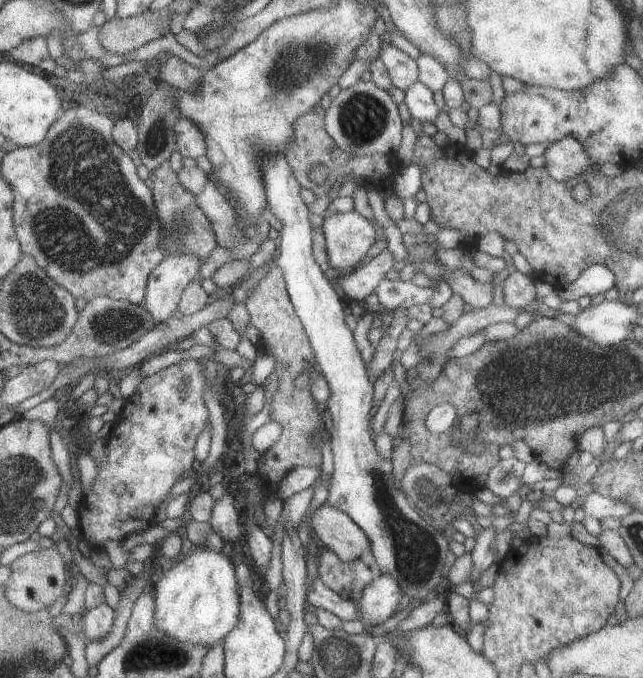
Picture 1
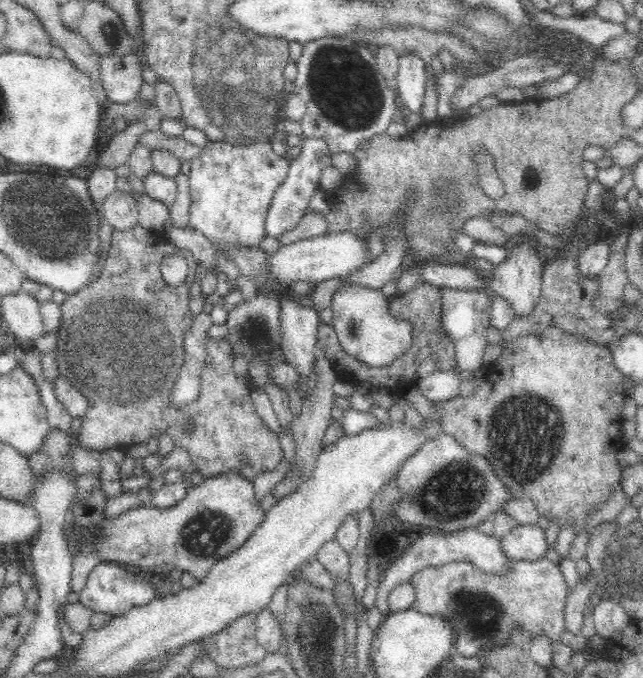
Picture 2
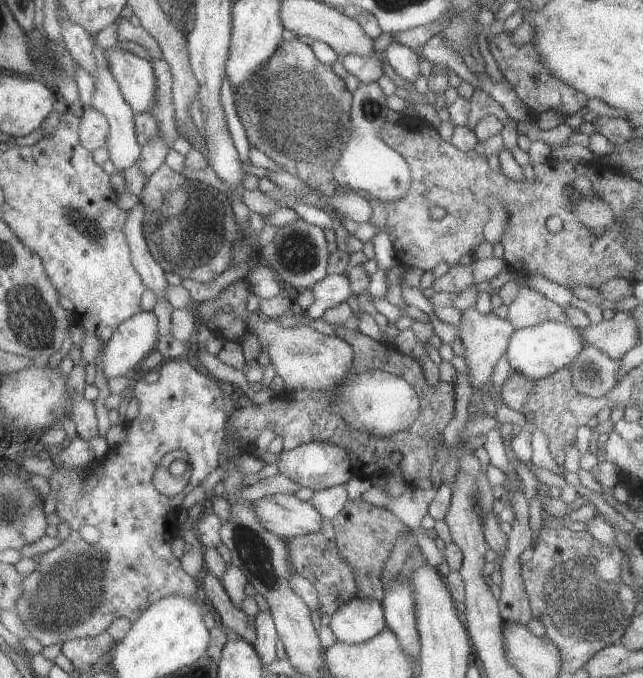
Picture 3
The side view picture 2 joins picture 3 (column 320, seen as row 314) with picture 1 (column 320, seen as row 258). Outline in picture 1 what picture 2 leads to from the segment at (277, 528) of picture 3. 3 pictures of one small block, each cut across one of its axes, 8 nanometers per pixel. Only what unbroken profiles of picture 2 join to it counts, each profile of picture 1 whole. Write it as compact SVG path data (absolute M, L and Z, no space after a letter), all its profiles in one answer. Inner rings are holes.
M326 503L314 510L309 521L318 540L342 561L358 560L363 552L371 550L366 532L344 512Z

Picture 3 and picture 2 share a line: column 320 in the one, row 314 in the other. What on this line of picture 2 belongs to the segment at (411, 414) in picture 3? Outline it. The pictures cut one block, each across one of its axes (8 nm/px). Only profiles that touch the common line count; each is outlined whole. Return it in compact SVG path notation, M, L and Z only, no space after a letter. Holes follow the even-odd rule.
M342 286L331 301L334 313L331 324L343 350L373 370L394 364L409 350L414 338L413 324L408 319L394 318L389 312L388 304L389 298L381 290L366 286Z

